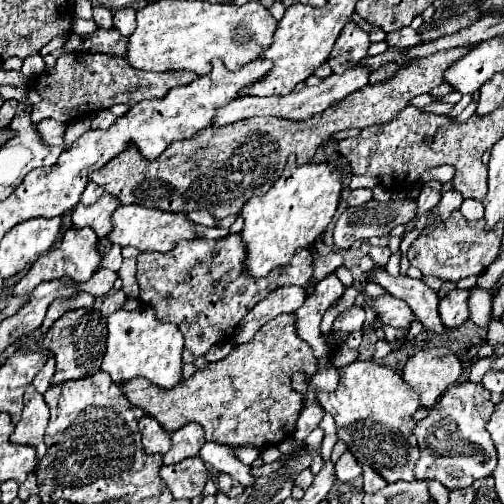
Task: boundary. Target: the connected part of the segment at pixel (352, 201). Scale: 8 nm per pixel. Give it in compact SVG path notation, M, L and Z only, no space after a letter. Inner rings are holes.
M354 189L354 191L350 191L350 195L348 195L348 205L358 207L358 205L362 205L362 203L368 203L370 199L372 199L372 191L370 191L370 189Z

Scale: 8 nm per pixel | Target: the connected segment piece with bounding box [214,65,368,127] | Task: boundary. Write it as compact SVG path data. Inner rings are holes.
M352 67L350 71L346 71L344 75L336 75L332 73L330 77L322 79L320 85L316 87L304 87L300 91L292 91L288 95L282 95L282 97L240 97L240 99L234 99L230 101L228 105L220 107L216 111L216 121L214 125L226 125L226 123L234 123L234 121L240 121L240 119L248 119L248 117L258 117L258 115L268 115L268 117L278 117L278 119L290 119L290 121L306 121L322 111L326 111L328 107L332 107L334 103L342 101L344 97L348 97L350 93L362 89L364 85L368 83L368 73L366 73L366 67Z

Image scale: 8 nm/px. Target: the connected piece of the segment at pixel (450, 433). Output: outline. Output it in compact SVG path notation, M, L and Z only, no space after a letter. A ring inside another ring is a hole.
M482 383L452 385L440 401L430 409L430 415L416 423L414 435L420 447L420 459L414 467L416 479L436 479L448 489L464 489L476 479L492 475L496 467L496 449L488 439L486 423L494 411L490 391Z

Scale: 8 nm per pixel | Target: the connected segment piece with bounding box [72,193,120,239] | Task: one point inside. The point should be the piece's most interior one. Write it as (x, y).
(98, 216)

